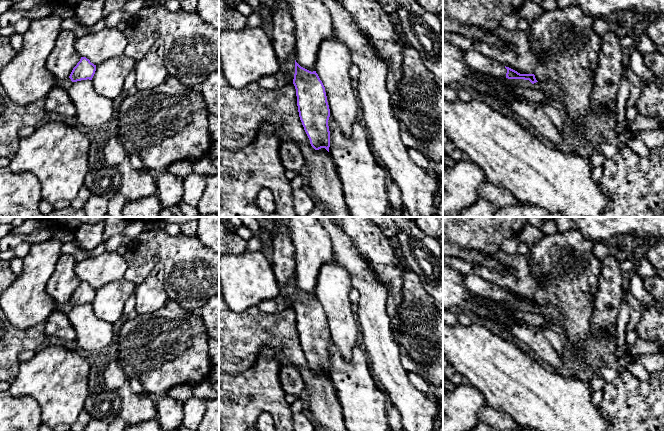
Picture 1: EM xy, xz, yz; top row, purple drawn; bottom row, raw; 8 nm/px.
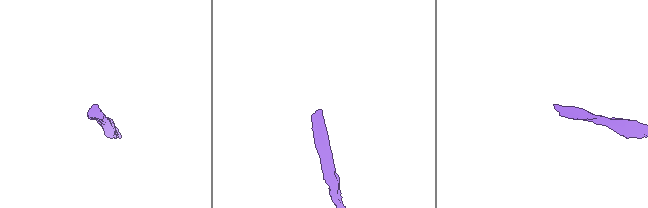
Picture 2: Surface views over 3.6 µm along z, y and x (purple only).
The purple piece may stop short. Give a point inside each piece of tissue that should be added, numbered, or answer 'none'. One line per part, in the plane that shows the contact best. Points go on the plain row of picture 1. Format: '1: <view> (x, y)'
1: yz (475, 284)

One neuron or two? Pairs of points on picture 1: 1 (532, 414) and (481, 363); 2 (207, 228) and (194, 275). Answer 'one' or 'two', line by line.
1: one
2: two

